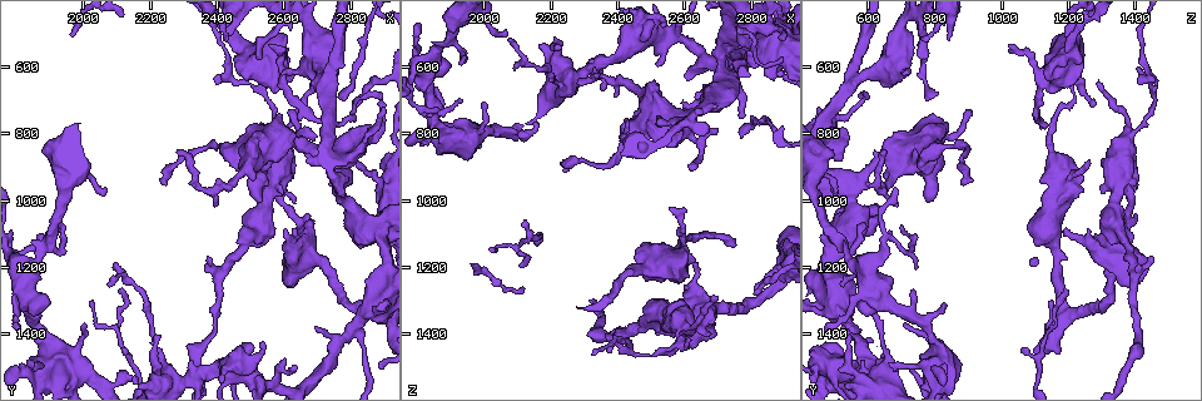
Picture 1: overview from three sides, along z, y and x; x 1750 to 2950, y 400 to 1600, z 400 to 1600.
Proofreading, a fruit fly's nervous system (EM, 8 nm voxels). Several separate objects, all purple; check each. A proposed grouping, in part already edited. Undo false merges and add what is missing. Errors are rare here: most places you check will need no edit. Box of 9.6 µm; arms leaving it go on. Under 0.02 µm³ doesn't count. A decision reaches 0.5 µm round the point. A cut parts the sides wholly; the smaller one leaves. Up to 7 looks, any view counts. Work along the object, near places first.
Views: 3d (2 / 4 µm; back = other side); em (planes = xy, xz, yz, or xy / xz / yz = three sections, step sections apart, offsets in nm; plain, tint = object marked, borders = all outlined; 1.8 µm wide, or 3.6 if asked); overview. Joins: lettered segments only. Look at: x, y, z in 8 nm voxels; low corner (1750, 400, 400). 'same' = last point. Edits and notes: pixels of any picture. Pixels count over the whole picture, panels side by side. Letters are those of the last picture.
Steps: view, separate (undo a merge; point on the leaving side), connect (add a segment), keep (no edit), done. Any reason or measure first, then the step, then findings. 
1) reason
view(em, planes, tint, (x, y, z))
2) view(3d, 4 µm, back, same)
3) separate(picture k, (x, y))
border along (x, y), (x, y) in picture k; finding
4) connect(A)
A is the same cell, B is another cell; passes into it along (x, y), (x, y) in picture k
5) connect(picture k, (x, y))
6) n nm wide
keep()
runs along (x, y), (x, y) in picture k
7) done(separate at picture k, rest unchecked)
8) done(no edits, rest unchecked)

thin end
view(3d, 4 µm, (2560, 530, 1020))

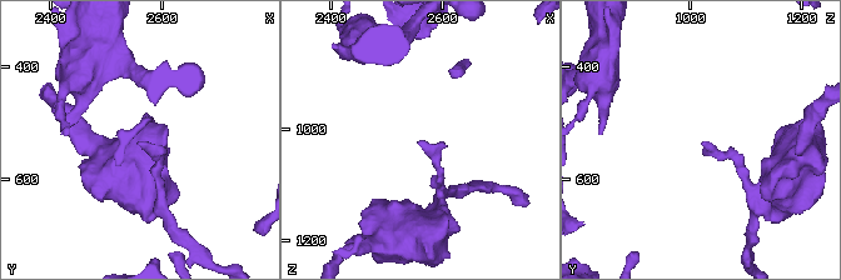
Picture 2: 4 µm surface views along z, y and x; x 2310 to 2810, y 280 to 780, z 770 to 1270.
view(em, 3.6 µm, planes, borders, (2560, 535, 1020))

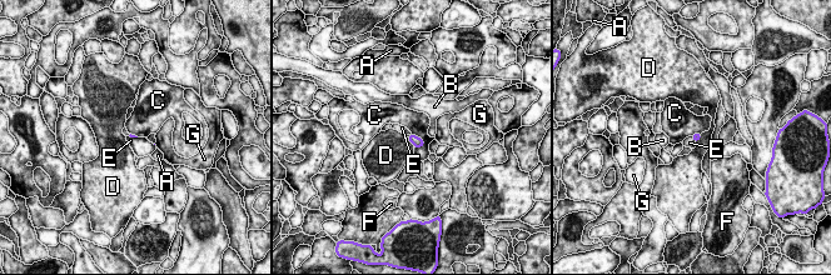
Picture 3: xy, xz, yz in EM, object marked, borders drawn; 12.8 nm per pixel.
C touches over 220 nm
keep()
A, B, C, D, E, F and G are other cells; border along (691, 136), (695, 141) in picture 3; none of them fits

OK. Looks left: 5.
view(3d, 4 µm, (2890, 1120, 510))

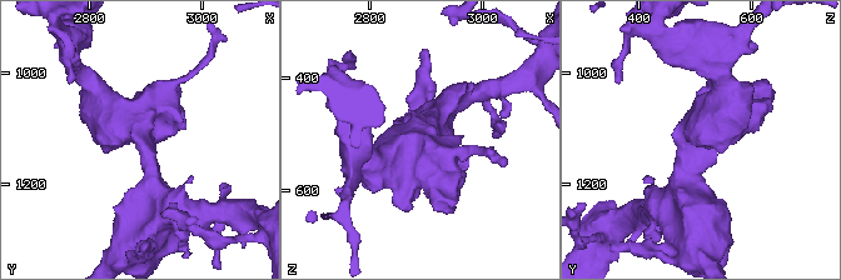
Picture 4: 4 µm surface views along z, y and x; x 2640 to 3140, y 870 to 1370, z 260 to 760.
shape alone is not enough
view(em, 3.6 µm, planes, plain, (2895, 1110, 515))

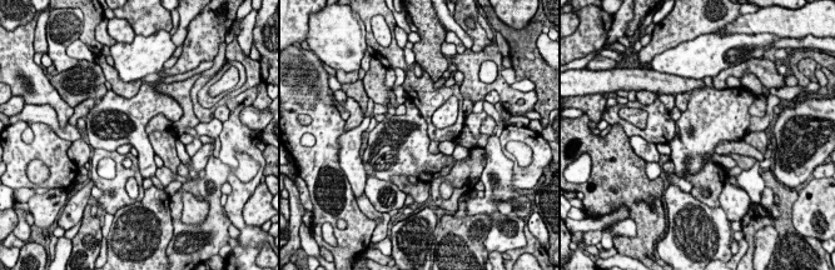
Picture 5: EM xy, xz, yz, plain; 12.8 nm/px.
see the neighbours
view(em, 3.6 µm, planes, borders, same)

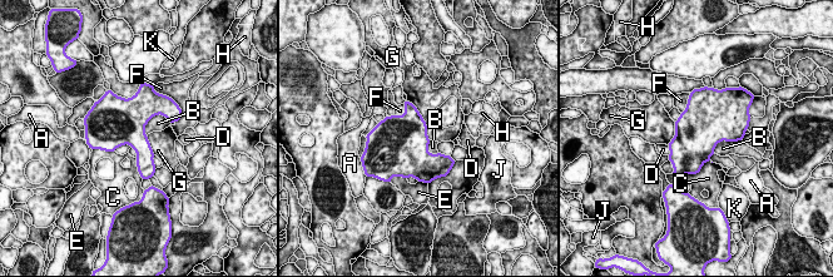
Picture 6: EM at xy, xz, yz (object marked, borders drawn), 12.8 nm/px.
380 nm wide
keep()
A, B, C, D, E, F, G, H, J and K are other cells; border along (170, 123), (154, 114), (143, 130) in picture 6; one neuron here

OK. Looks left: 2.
stops while still wide
view(3d, 2 µm, (2520, 1420, 470))

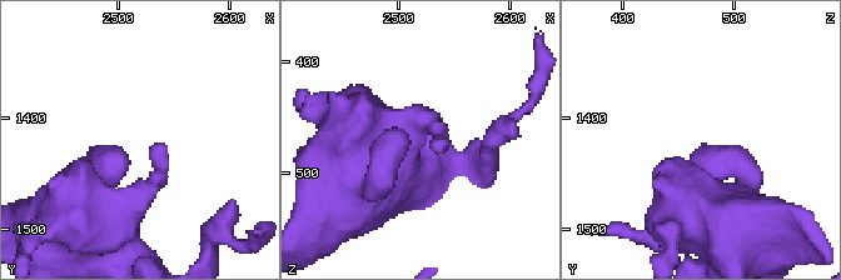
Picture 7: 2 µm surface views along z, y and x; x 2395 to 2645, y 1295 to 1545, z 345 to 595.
view(em, xz, step 16, borders, (2528, 1430, 474))

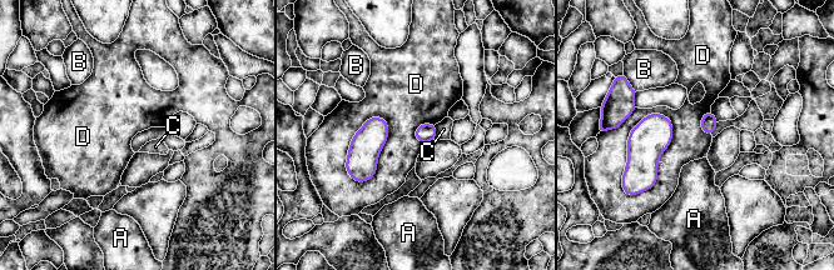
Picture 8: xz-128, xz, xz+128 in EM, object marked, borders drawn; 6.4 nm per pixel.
keep()
A, B, C and D are other cells; border along (659, 113), (671, 141), (638, 194) in picture 8; none of them fits

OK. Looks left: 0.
done(no edits, rest unchecked)

